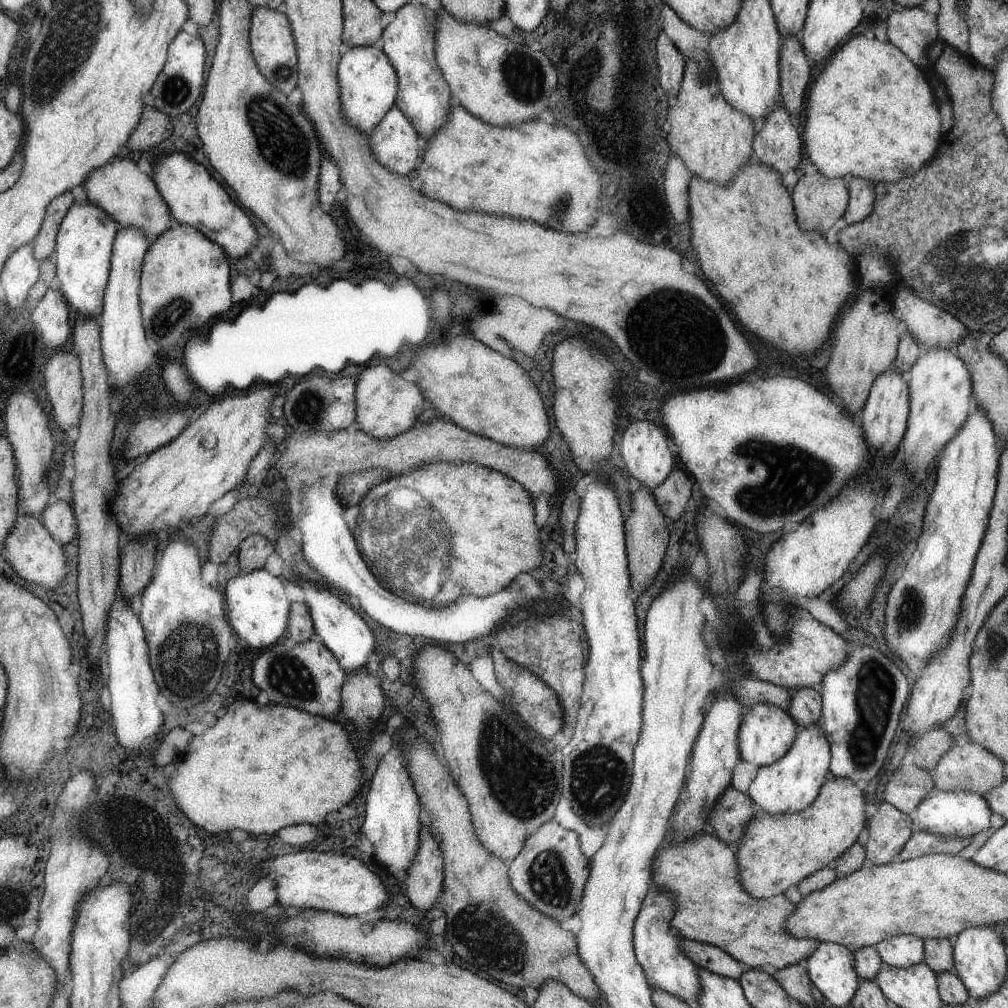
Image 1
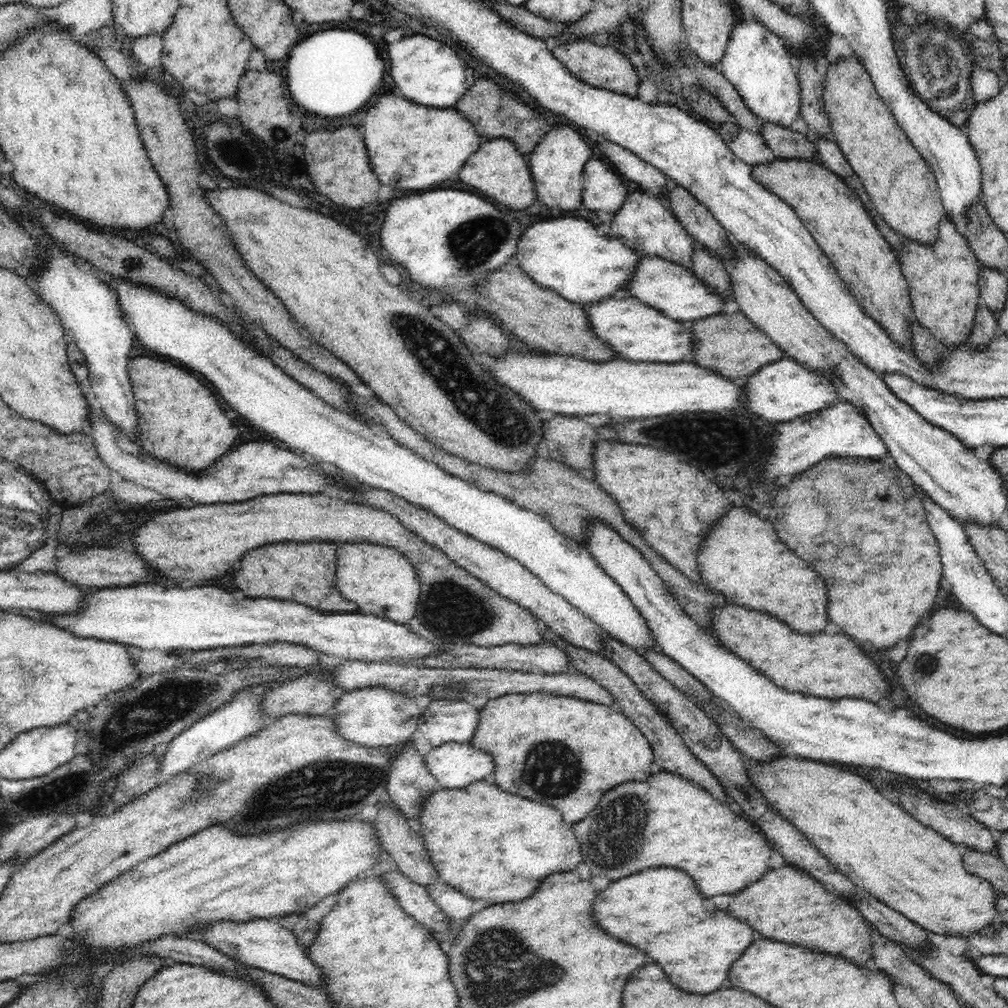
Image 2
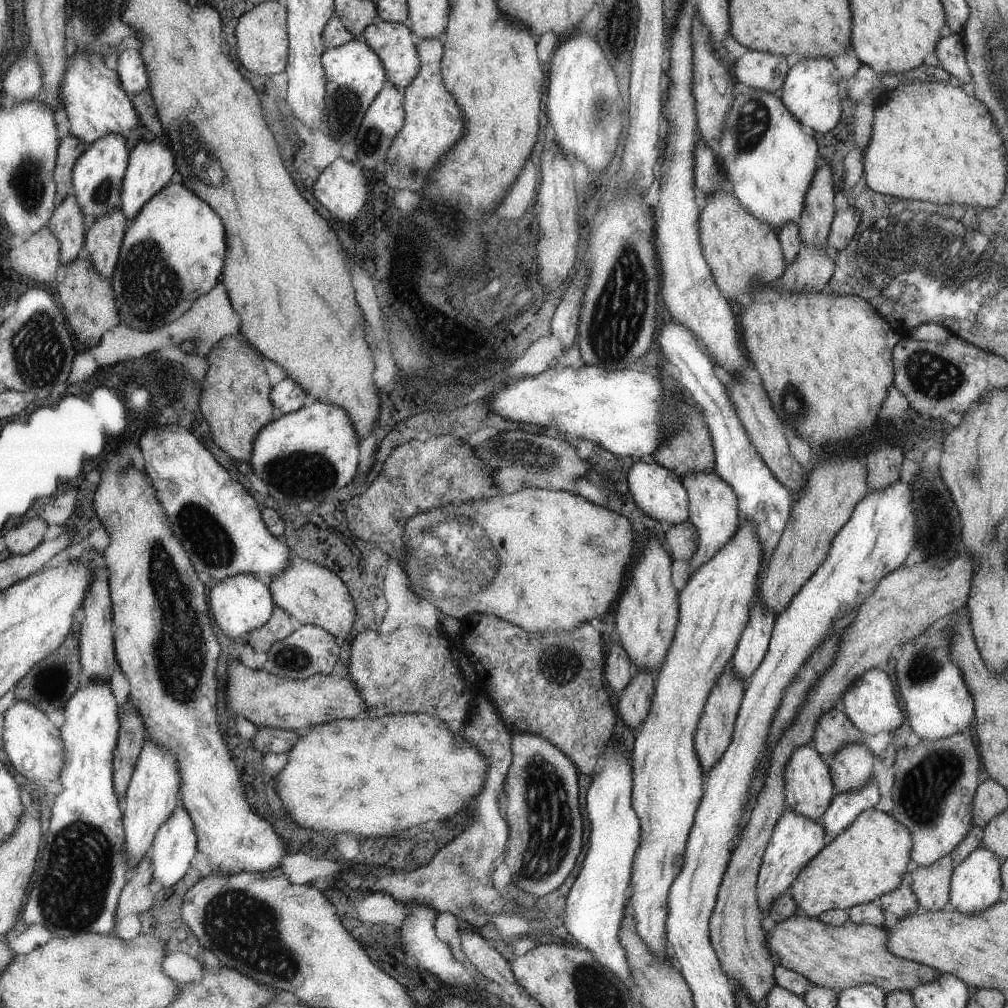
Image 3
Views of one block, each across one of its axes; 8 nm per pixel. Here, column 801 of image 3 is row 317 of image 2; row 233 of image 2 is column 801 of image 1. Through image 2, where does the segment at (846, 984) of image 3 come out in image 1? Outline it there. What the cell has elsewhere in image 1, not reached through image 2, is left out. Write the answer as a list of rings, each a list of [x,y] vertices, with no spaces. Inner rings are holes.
[[[732,785],[728,786],[726,792],[718,798],[714,808],[710,810],[708,829],[704,834],[696,836],[694,840],[684,840],[680,844],[667,844],[666,841],[666,844],[654,854],[652,884],[664,888],[668,894],[674,896],[674,902],[678,902],[678,910],[674,912],[670,926],[684,939],[718,946],[735,960],[744,962],[748,968],[762,969],[765,964],[770,964],[776,970],[782,970],[808,959],[821,942],[814,939],[794,938],[786,932],[786,918],[790,918],[790,914],[796,910],[796,904],[785,895],[776,896],[772,900],[758,900],[742,890],[738,882],[738,858],[734,848],[730,848],[728,844],[742,840],[748,822],[756,818],[756,813],[753,799],[748,794],[738,792]]]

